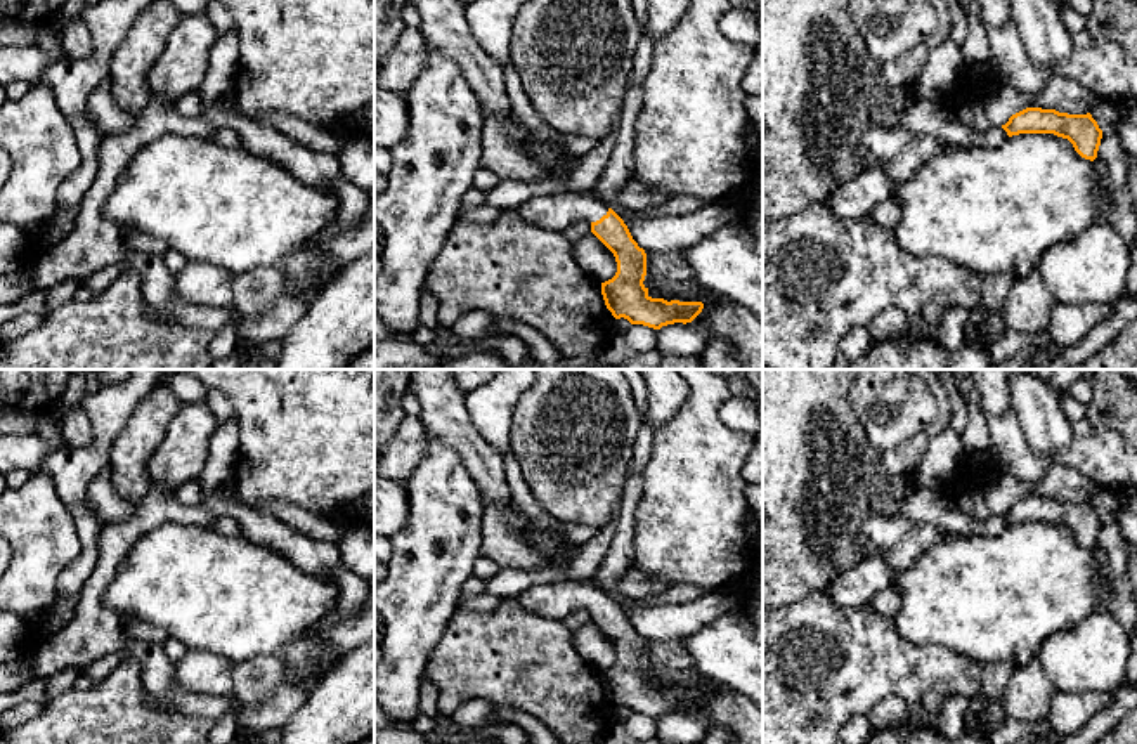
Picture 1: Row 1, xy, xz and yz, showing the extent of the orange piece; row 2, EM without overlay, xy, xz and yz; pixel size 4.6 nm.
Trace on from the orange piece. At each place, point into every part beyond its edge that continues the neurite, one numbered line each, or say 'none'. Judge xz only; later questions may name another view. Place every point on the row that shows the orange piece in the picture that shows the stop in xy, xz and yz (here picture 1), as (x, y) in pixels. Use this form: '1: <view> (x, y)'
1: xz (557, 212)

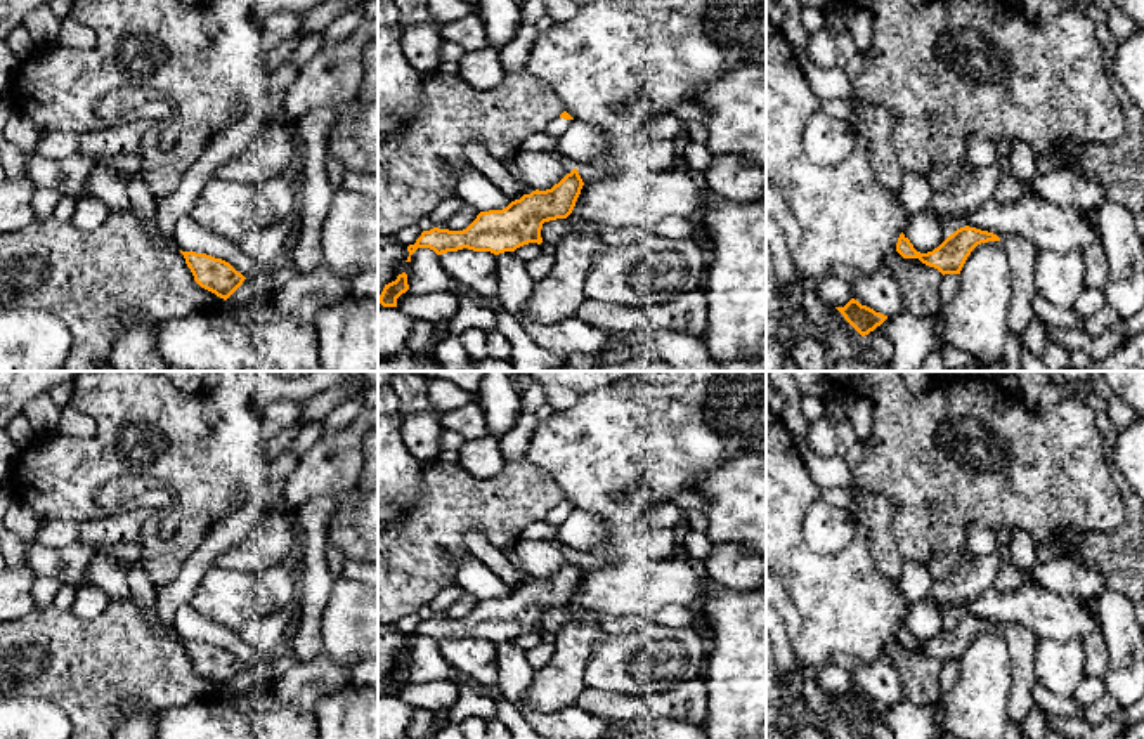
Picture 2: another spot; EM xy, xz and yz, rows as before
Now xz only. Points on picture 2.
1: xz (558, 125)

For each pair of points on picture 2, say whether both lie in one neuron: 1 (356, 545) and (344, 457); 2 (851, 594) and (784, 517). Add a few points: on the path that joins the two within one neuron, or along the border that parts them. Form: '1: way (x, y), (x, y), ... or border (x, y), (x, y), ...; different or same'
1: way (356, 523), (356, 512), (344, 491), (344, 479); same
2: way (827, 588), (784, 547), (784, 542); same

